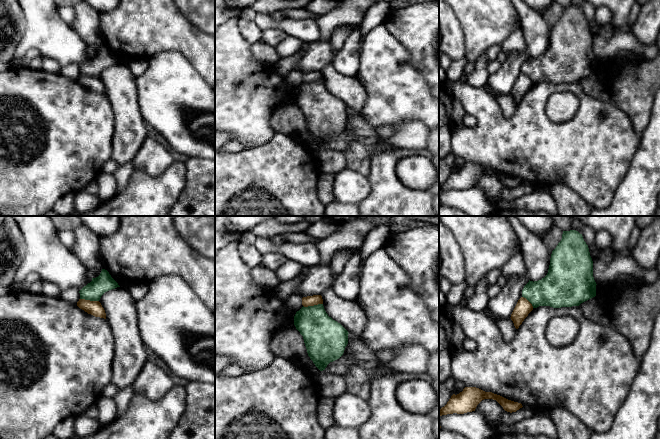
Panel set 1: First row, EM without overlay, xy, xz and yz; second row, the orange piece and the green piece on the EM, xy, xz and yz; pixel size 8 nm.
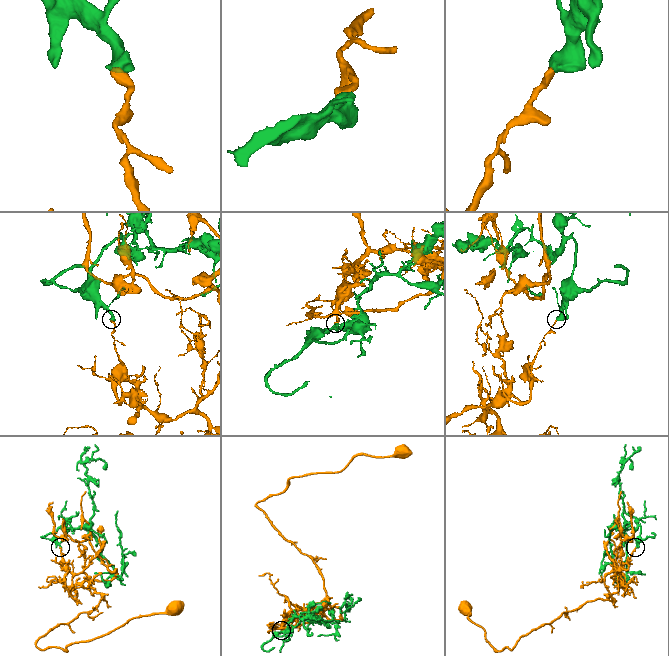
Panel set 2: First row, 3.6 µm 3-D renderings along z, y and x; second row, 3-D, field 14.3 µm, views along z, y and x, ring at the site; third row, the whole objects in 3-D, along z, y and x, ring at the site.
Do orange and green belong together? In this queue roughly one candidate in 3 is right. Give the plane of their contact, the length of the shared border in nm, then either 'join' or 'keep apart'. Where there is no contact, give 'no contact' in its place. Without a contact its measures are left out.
contact in xz; length 160 nm; keep apart

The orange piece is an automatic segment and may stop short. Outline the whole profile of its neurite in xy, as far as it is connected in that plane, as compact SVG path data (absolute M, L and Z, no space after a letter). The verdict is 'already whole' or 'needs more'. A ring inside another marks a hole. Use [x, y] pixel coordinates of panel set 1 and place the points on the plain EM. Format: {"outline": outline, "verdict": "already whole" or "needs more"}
{"outline": "M79 75L77 82L88 90L106 95L105 86L99 77Z", "verdict": "already whole"}

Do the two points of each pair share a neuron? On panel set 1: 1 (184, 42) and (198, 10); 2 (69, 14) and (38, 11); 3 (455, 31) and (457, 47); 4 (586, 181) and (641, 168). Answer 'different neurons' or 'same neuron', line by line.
1: different neurons
2: different neurons
3: same neuron
4: different neurons

